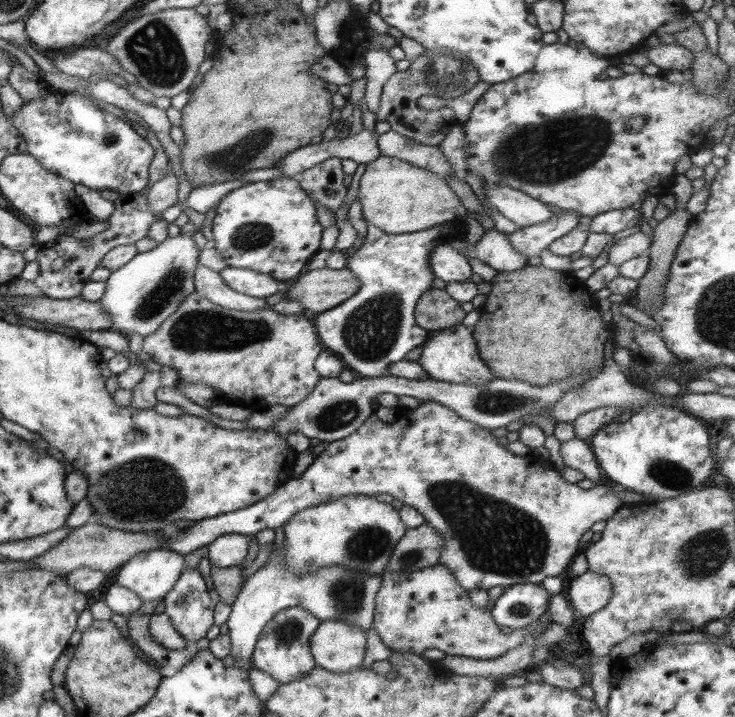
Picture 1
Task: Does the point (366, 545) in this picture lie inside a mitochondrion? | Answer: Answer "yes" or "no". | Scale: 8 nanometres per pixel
yes

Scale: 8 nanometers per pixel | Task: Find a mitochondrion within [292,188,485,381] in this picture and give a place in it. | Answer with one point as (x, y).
(370, 331)

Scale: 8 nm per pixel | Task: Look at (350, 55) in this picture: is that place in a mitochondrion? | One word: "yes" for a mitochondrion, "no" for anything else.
no

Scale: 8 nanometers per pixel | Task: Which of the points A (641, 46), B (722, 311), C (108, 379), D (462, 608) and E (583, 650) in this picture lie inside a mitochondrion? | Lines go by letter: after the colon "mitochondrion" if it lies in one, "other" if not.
A: other
B: mitochondrion
C: other
D: other
E: other

